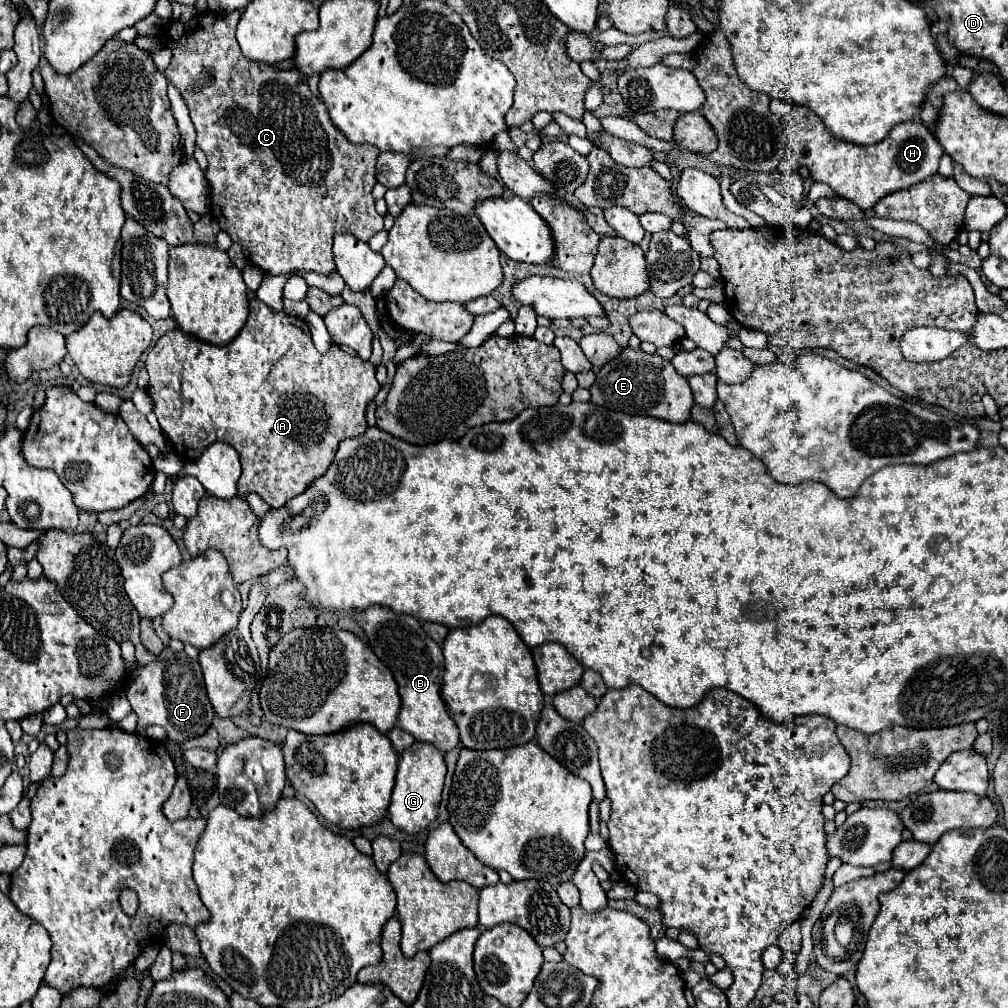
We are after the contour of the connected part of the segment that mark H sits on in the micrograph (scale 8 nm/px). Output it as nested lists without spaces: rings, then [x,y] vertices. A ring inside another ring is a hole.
[[[805,108],[805,144],[801,144],[799,140],[797,162],[809,168],[815,182],[829,184],[837,194],[845,196],[849,202],[857,204],[863,210],[873,208],[875,202],[879,202],[883,196],[913,186],[935,174],[943,154],[937,138],[921,122],[897,124],[891,130],[889,138],[873,146],[857,146],[837,140],[829,134],[831,132],[823,126],[821,118]]]

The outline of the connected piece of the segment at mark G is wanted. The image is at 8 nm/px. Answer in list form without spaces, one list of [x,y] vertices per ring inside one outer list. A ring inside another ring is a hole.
[[[417,742],[401,754],[395,788],[393,788],[393,796],[391,796],[391,804],[389,804],[391,822],[399,830],[417,834],[419,830],[427,828],[437,818],[445,772],[447,772],[447,766],[445,766],[443,754],[437,748],[433,748],[433,744]]]

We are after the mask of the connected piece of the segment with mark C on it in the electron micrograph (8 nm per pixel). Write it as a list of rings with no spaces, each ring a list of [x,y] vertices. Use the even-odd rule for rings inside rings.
[[[233,10],[227,14],[217,14],[217,12],[199,12],[195,14],[189,22],[177,22],[171,20],[171,24],[167,28],[163,28],[163,32],[159,34],[159,40],[163,44],[171,44],[171,62],[165,70],[167,80],[181,92],[183,100],[187,102],[191,120],[195,124],[197,130],[197,146],[205,152],[207,156],[207,170],[205,170],[205,178],[209,180],[211,186],[211,214],[213,218],[219,222],[221,230],[225,230],[233,242],[239,242],[243,248],[245,258],[259,266],[265,274],[283,274],[283,272],[291,272],[291,270],[313,270],[313,272],[321,272],[321,274],[329,274],[335,270],[333,264],[333,252],[331,252],[331,240],[337,232],[353,232],[359,240],[369,240],[373,234],[377,234],[383,228],[383,216],[379,216],[375,212],[375,198],[371,196],[373,186],[377,184],[377,172],[375,172],[375,162],[379,156],[379,150],[375,146],[369,144],[351,144],[343,132],[331,122],[325,104],[309,90],[307,86],[307,76],[297,72],[297,70],[279,70],[275,66],[263,64],[263,62],[253,62],[245,56],[241,56],[237,38],[235,38],[235,28],[239,22],[241,10]]]

